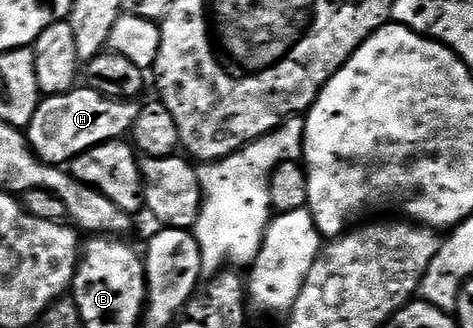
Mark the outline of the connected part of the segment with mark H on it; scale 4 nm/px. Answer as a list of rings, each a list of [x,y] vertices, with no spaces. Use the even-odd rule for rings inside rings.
[[[77,86],[66,94],[44,96],[28,123],[28,144],[42,162],[68,166],[94,146],[127,137],[140,110],[141,105],[136,100],[115,100],[90,86]]]

